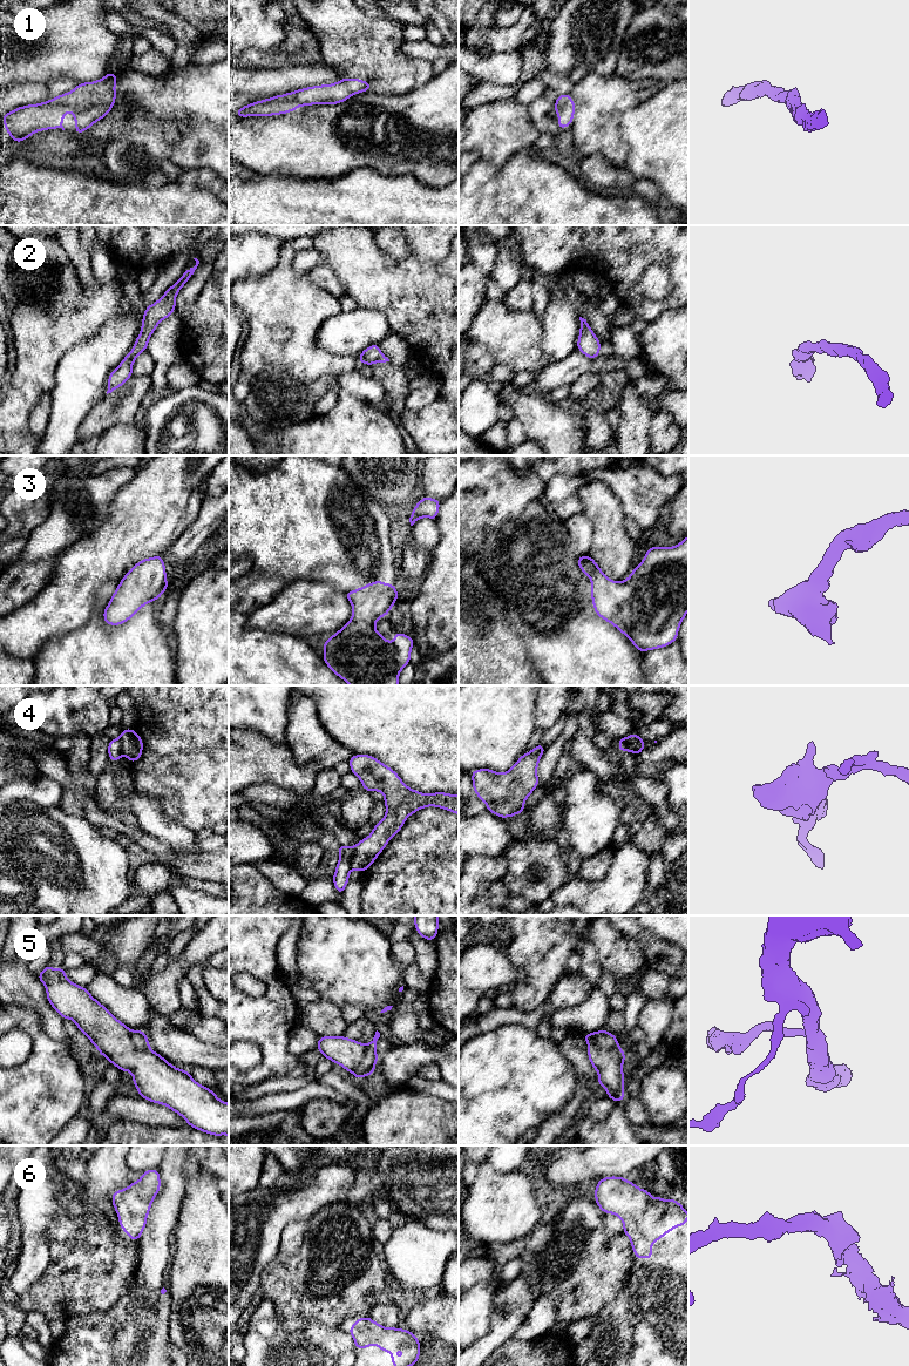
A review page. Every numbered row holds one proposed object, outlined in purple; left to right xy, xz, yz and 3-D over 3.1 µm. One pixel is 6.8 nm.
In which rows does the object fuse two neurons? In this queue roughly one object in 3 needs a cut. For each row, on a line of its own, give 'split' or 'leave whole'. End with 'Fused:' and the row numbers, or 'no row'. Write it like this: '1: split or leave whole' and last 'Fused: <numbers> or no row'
1: leave whole
2: leave whole
3: leave whole
4: split
5: split
6: leave whole
Fused: 4, 5

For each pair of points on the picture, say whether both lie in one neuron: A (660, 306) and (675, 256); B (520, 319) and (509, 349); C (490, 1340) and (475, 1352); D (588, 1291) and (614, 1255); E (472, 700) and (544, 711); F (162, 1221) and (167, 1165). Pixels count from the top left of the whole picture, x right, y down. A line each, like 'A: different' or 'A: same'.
A: same
B: same
C: same
D: same
E: different
F: same

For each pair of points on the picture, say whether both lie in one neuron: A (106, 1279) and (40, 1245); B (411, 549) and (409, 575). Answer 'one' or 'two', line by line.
A: two
B: one

